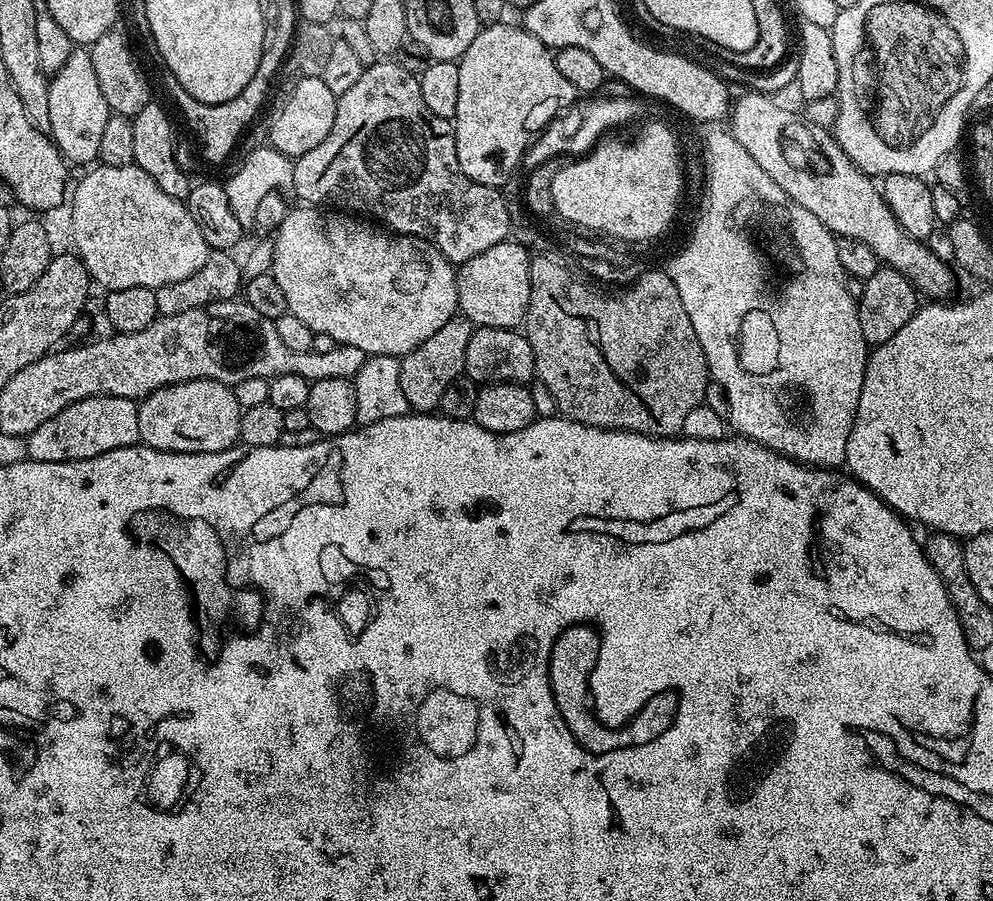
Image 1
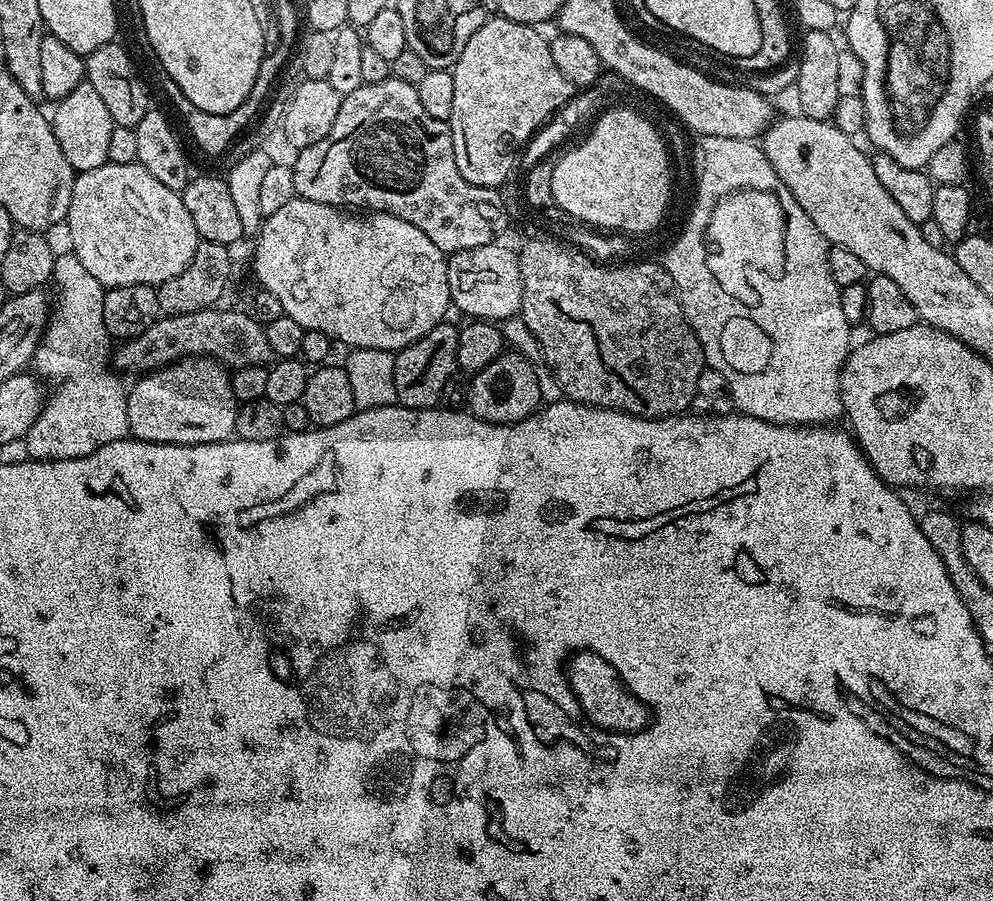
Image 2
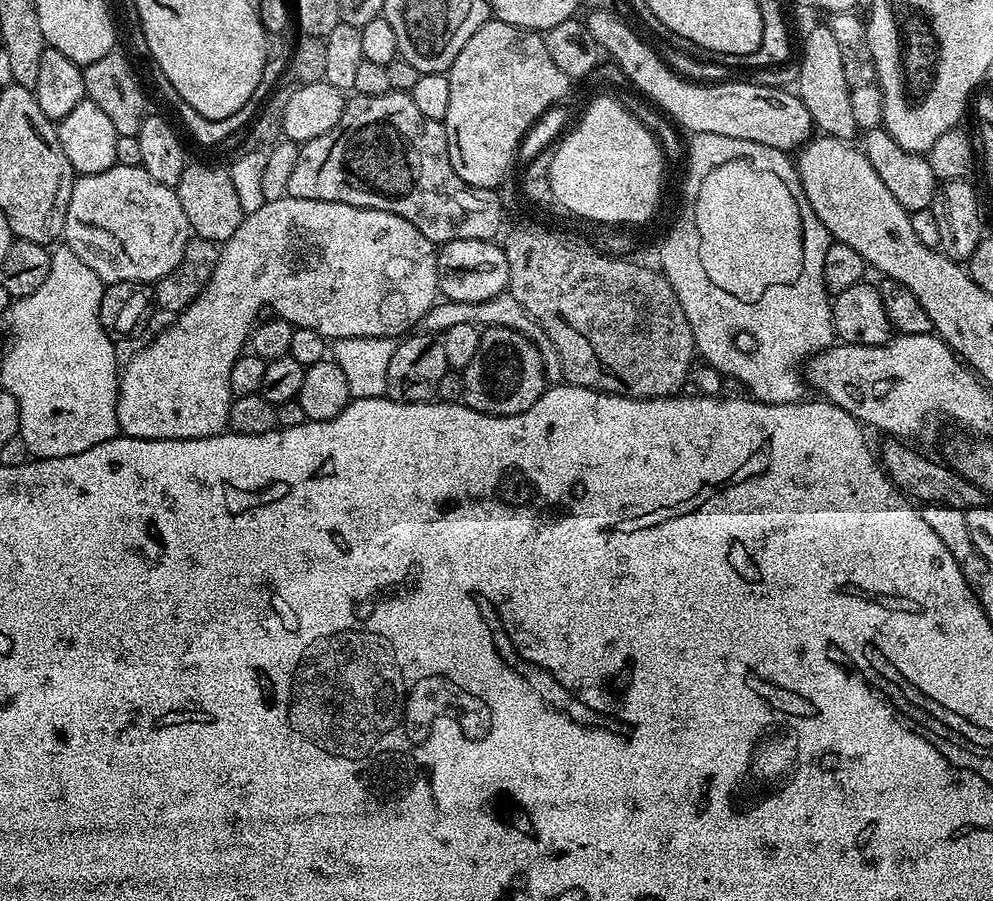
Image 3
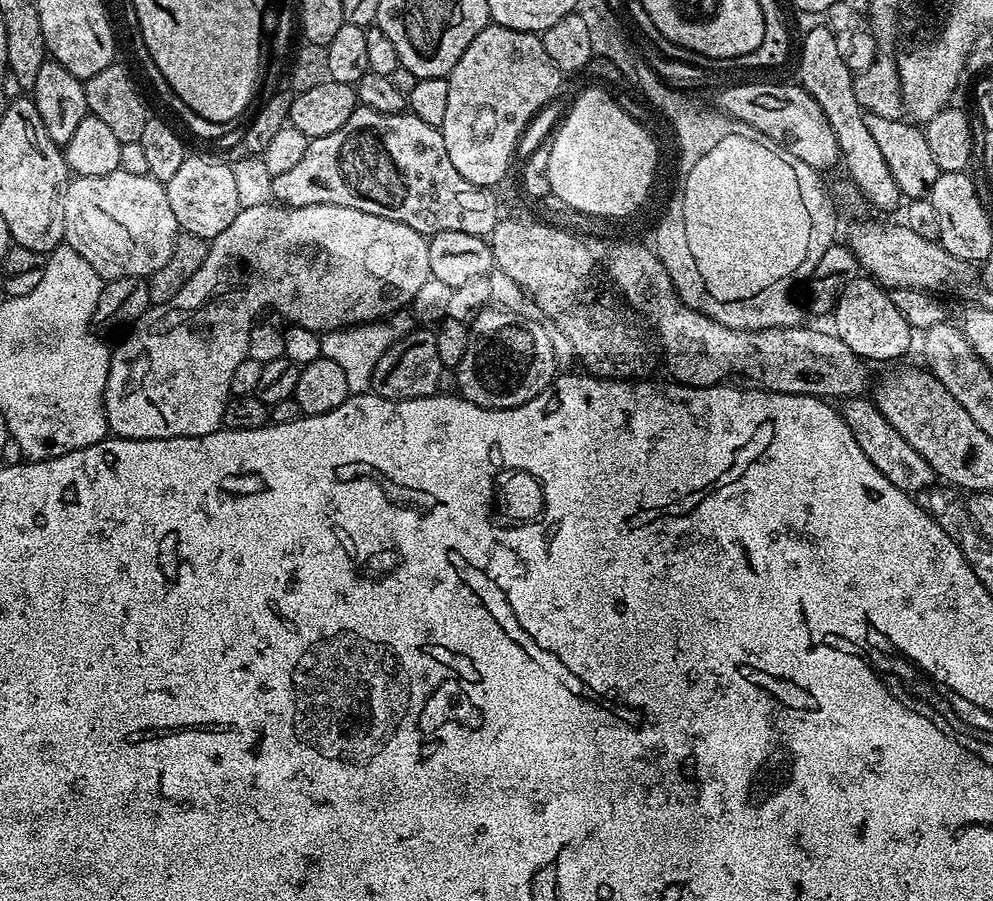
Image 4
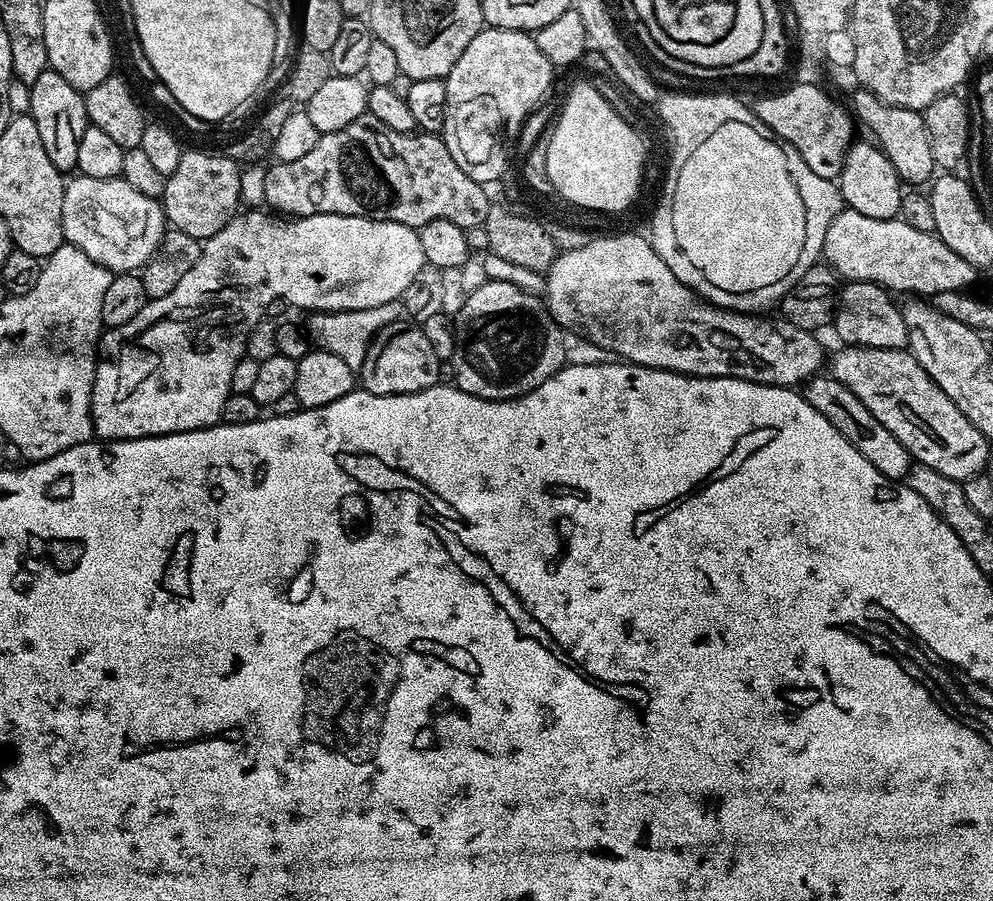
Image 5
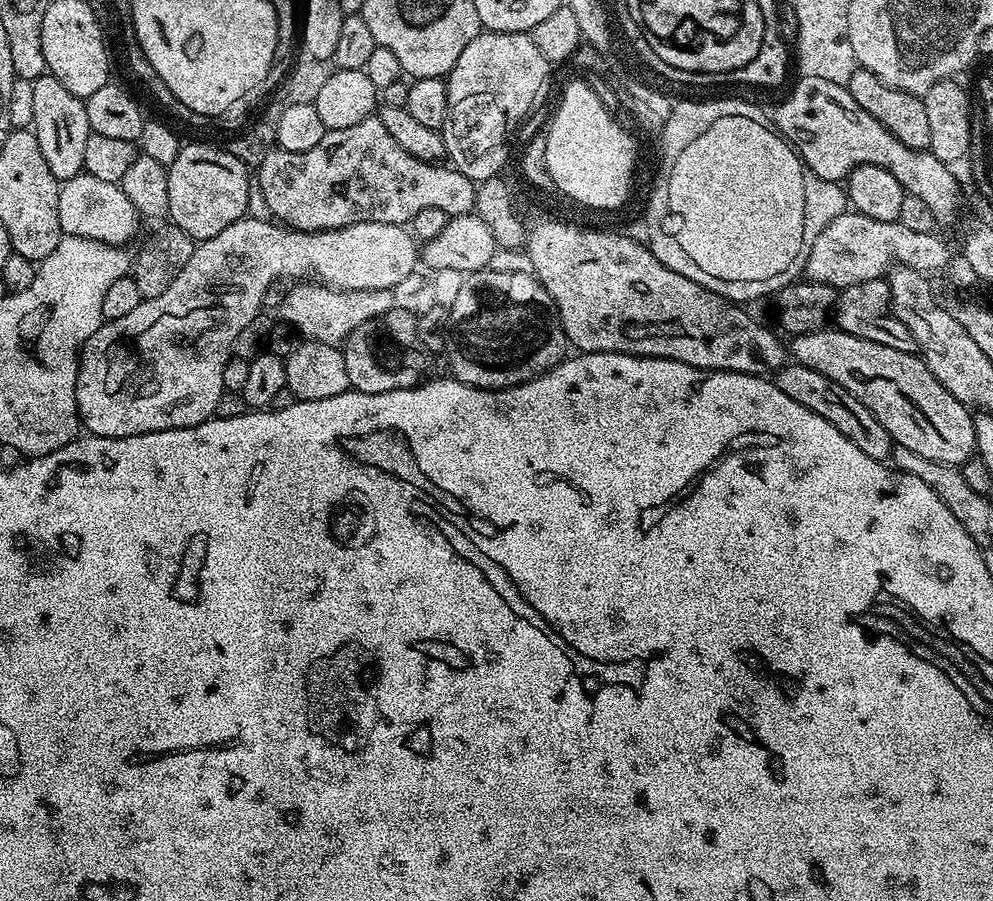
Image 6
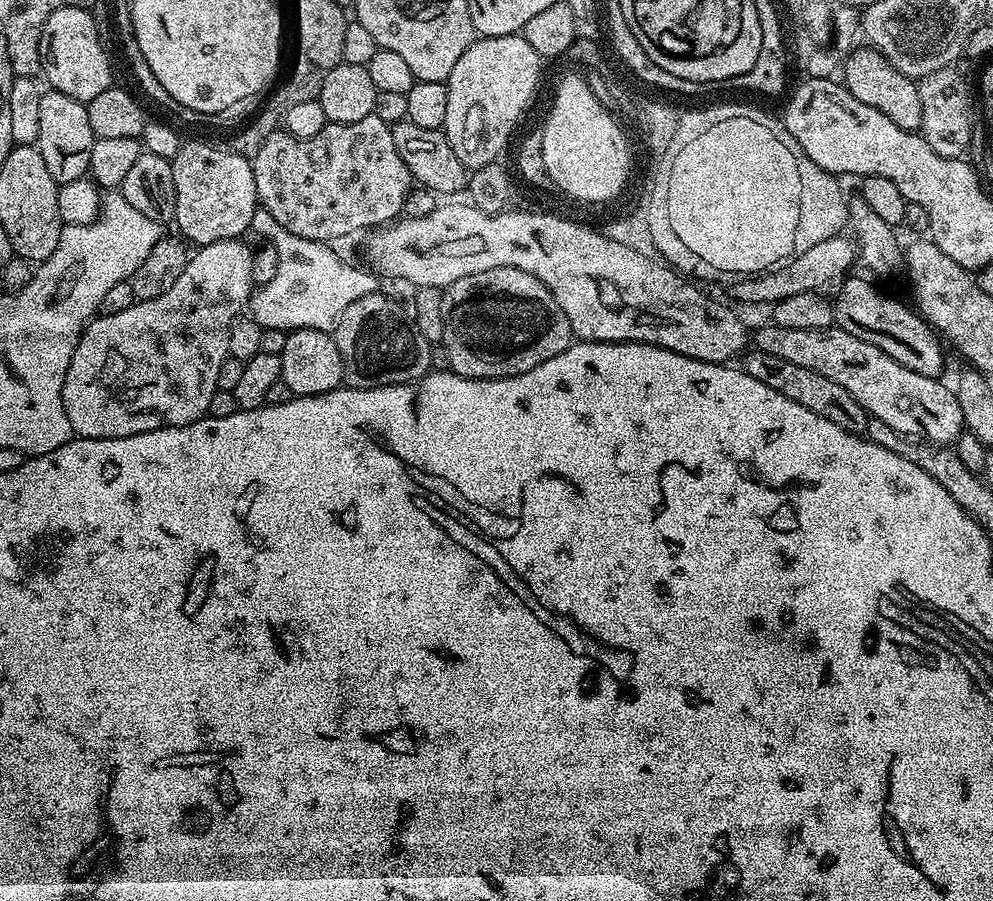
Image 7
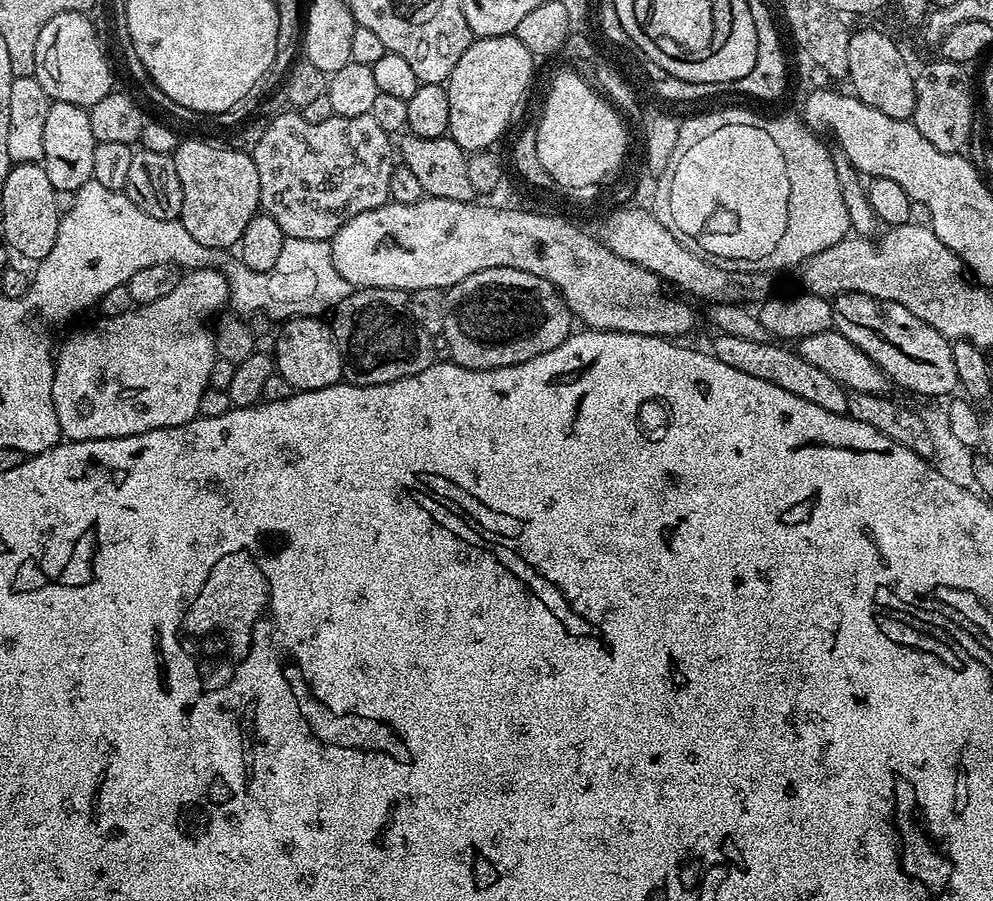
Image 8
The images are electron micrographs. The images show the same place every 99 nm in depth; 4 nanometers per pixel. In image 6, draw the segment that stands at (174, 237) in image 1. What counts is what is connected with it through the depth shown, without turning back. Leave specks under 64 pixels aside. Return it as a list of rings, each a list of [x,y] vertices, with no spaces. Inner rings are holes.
[[[81,174],[61,183],[58,194],[58,222],[61,233],[65,236],[81,236],[103,244],[120,246],[142,224],[142,217],[134,210],[130,198],[126,198],[119,184],[101,182],[99,178]]]

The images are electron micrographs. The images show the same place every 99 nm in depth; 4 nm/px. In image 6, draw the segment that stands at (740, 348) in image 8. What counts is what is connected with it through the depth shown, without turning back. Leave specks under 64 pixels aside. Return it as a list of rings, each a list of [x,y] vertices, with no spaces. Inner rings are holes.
[[[788,362],[775,373],[774,383],[782,390],[782,394],[786,394],[786,398],[794,398],[798,406],[806,406],[806,410],[826,418],[830,426],[834,426],[843,436],[850,438],[850,442],[854,442],[854,446],[858,446],[862,454],[882,461],[887,461],[891,457],[894,441],[891,434],[882,426],[882,422],[878,422],[872,411],[862,402],[858,402],[858,398],[854,398],[850,390],[826,378],[826,374],[818,374],[818,370],[810,370],[810,366]]]

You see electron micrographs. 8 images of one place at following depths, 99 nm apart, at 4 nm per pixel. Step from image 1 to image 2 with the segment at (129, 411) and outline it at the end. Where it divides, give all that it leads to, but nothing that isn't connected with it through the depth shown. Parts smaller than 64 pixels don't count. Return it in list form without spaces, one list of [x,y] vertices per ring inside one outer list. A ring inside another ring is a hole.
[[[71,250],[61,251],[54,262],[52,280],[60,289],[54,292],[54,307],[51,309],[48,325],[36,353],[32,355],[31,367],[41,381],[57,380],[60,385],[51,390],[45,399],[44,409],[38,414],[34,426],[30,426],[26,437],[28,454],[34,460],[69,460],[82,458],[94,454],[102,446],[110,442],[118,442],[129,435],[126,406],[128,394],[126,384],[119,380],[119,375],[112,374],[110,367],[110,337],[106,330],[106,322],[102,318],[102,302],[104,301],[105,287],[82,266],[82,262]]]

